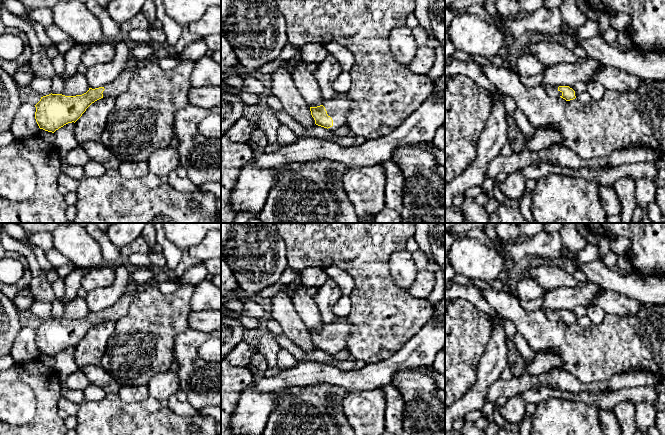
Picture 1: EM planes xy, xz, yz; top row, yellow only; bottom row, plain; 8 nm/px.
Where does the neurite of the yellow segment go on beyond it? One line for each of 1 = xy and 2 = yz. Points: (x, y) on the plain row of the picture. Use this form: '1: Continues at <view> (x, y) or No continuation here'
1: Continues at xy (118, 310)
2: Continues at yz (552, 315)

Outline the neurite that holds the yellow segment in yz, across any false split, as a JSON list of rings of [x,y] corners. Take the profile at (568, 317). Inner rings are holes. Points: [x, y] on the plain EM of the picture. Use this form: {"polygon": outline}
{"polygon": [[[544,310],[546,317],[550,321],[561,321],[566,325],[573,324],[577,321],[577,318],[571,310]]]}

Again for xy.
{"polygon": [[[132,286],[115,304],[99,312],[89,314],[76,320],[49,318],[41,321],[35,329],[35,343],[40,353],[54,357],[59,352],[76,346],[86,333],[95,325],[113,320],[117,322],[124,317],[142,287]]]}

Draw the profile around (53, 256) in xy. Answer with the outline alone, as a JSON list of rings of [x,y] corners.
[[[55,248],[45,250],[45,255],[47,260],[55,267],[58,268],[62,265],[69,263],[70,261],[63,256],[59,251]]]

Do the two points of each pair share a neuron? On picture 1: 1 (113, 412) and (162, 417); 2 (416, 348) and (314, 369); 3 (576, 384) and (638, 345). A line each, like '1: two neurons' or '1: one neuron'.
1: one neuron
2: one neuron
3: two neurons

